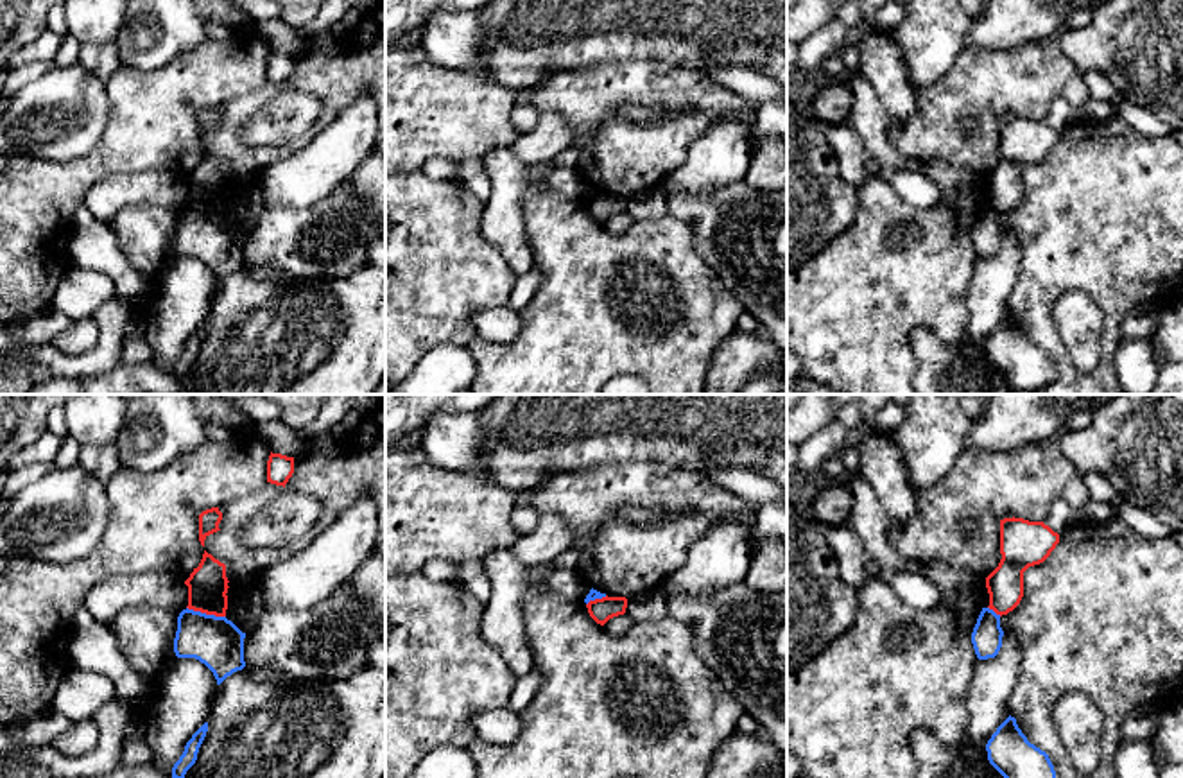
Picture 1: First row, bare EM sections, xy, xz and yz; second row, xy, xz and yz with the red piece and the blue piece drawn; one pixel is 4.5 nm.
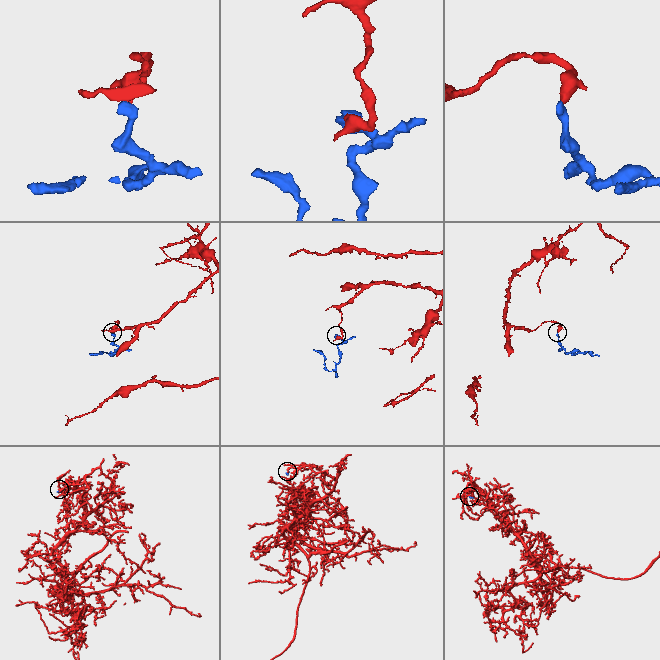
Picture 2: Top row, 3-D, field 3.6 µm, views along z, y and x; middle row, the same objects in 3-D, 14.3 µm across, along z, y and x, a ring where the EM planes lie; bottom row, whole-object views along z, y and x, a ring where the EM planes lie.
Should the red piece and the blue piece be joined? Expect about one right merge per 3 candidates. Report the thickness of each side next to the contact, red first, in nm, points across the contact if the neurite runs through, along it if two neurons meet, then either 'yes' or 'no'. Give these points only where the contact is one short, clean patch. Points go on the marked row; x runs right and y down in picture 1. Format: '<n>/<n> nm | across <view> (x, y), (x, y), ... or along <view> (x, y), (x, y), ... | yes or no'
180/220 nm | along xy (187, 606), (224, 617) | no

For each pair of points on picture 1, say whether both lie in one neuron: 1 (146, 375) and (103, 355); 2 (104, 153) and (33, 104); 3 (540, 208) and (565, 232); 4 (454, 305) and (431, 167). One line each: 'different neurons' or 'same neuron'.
1: different neurons
2: different neurons
3: same neuron
4: different neurons

